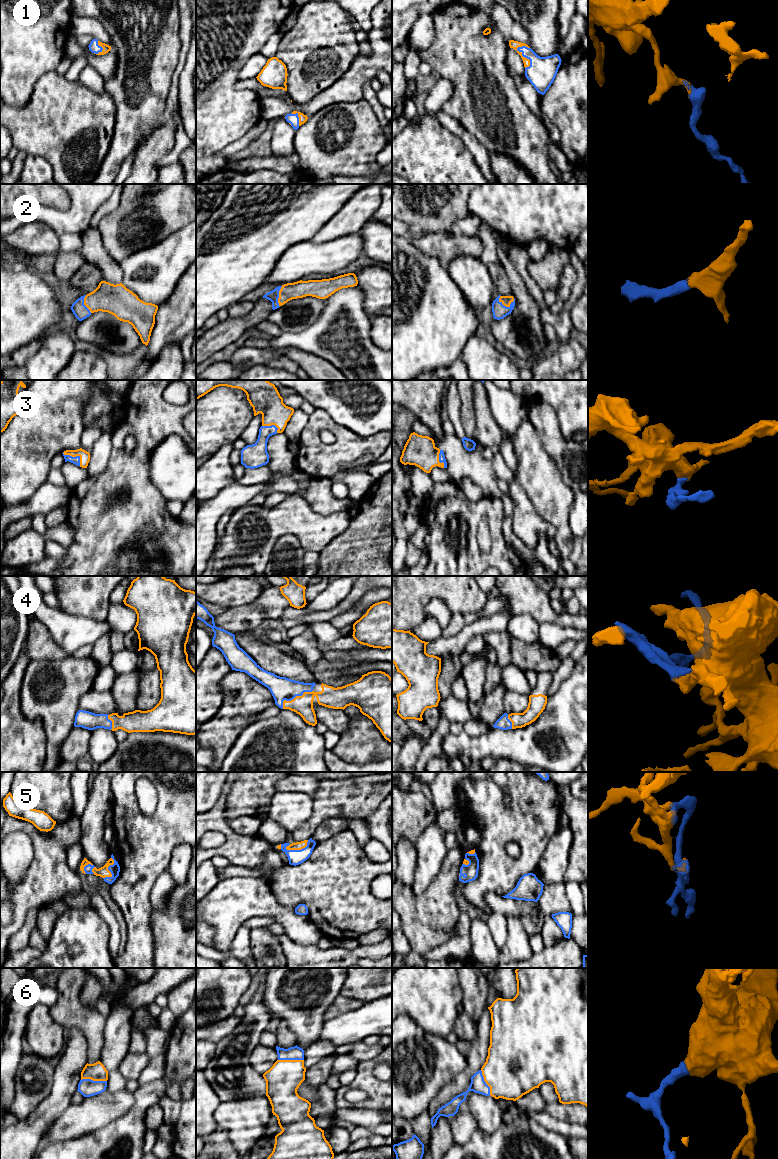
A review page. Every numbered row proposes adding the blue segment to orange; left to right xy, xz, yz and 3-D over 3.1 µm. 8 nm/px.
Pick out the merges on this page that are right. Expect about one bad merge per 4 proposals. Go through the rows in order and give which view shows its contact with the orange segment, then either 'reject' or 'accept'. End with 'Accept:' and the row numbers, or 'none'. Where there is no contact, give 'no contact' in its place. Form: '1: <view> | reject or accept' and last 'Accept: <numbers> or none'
1: yz | accept
2: yz | accept
3: xy | accept
4: xz | accept
5: xz | accept
6: xy | accept
Accept: 1, 2, 3, 4, 5, 6

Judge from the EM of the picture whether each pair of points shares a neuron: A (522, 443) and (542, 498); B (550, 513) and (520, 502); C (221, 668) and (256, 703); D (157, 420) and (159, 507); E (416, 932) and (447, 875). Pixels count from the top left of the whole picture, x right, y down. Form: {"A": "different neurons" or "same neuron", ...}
{"A": "same neuron", "B": "different neurons", "C": "different neurons", "D": "same neuron", "E": "same neuron"}

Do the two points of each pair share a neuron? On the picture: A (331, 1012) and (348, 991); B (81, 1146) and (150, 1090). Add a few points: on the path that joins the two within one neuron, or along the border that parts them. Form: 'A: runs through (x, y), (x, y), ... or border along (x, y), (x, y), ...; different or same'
A: border along (340, 994), (359, 999), (363, 1003); different
B: runs through (100, 1146), (103, 1146), (138, 1109); same

